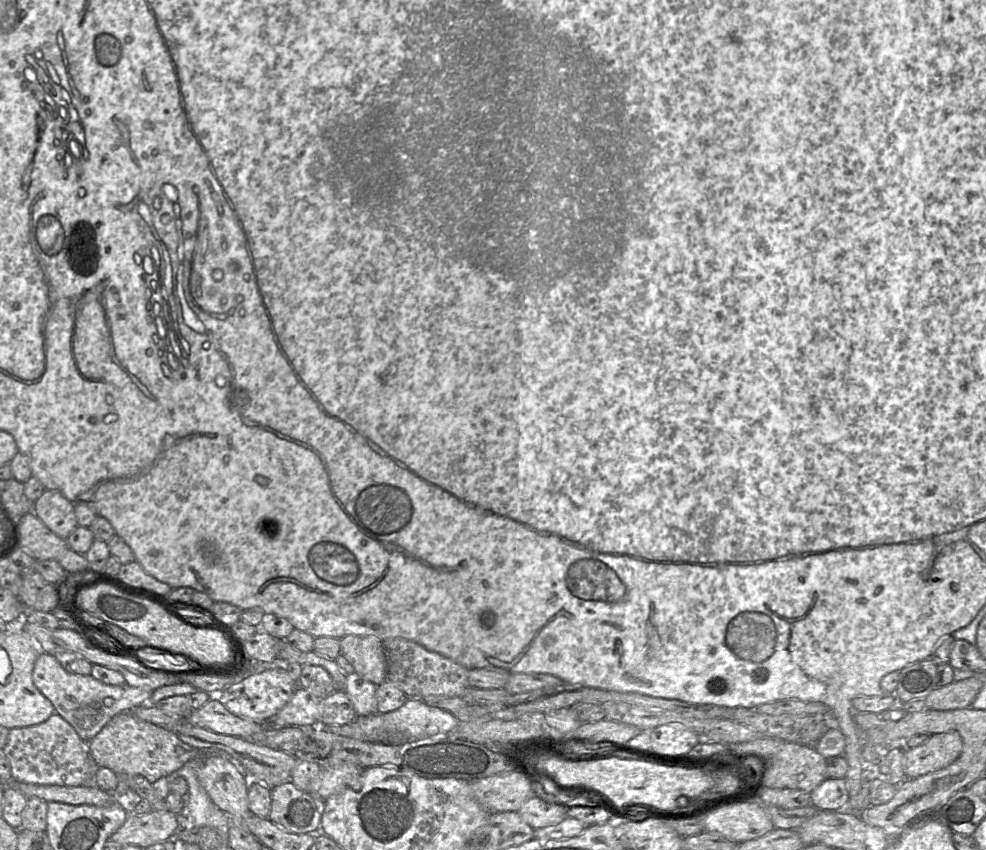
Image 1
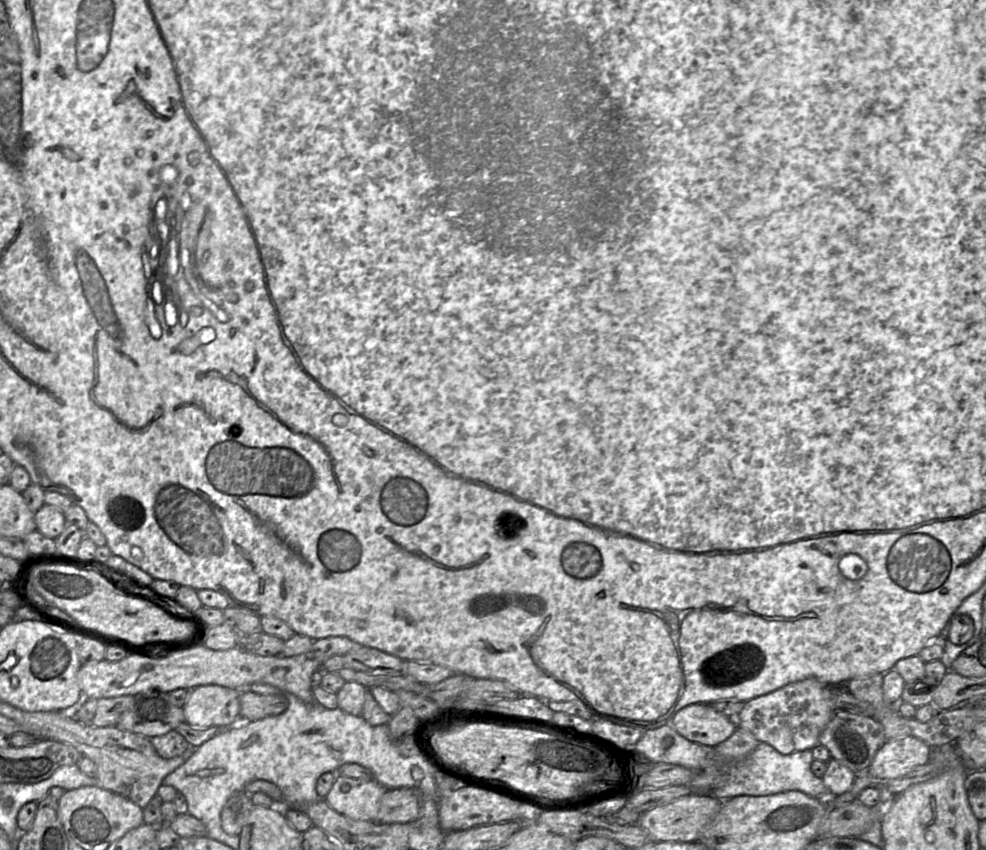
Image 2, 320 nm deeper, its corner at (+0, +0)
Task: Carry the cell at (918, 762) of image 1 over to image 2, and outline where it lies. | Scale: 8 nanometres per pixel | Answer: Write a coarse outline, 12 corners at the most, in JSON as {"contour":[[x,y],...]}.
{"contour":[[915,737],[886,741],[867,772],[875,781],[905,776],[930,760]]}

